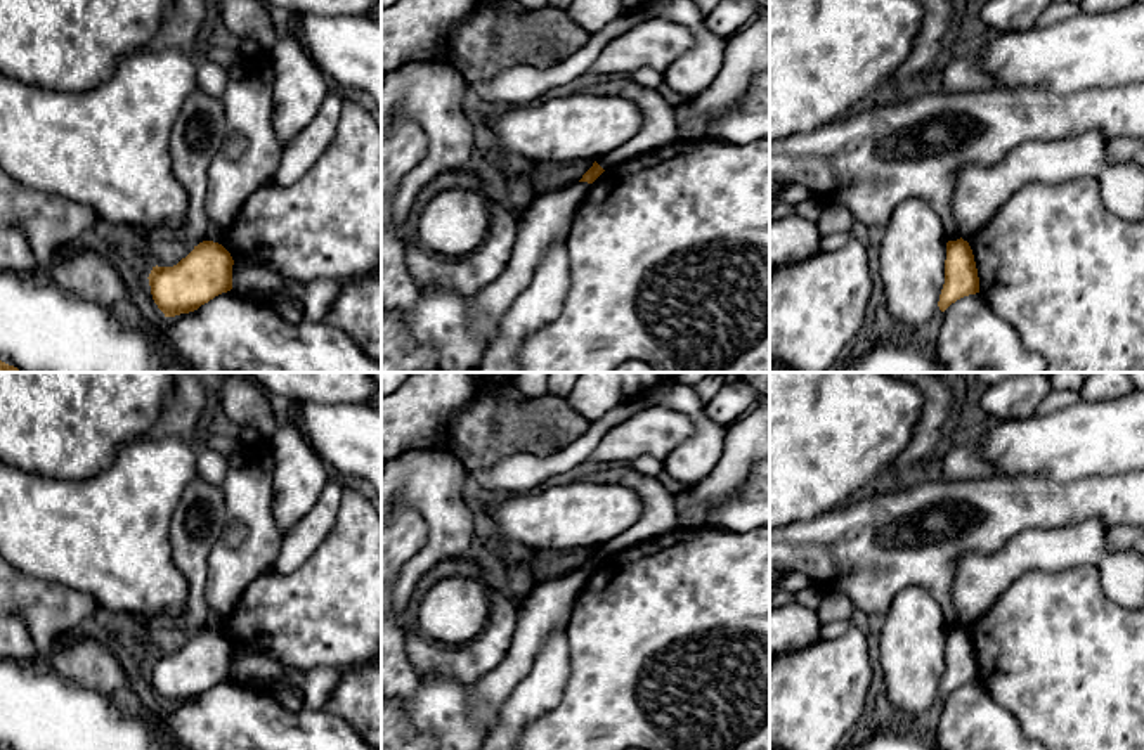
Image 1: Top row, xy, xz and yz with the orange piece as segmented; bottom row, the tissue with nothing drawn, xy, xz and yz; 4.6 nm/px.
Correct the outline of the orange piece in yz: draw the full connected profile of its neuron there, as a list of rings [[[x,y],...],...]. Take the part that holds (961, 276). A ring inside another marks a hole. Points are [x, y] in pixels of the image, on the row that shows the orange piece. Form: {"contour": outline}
{"contour": [[[962,237],[948,241],[939,310],[945,312],[957,300],[976,293],[979,293],[979,277],[969,242]]]}

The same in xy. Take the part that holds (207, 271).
{"contour": [[[203,241],[173,267],[153,267],[151,294],[165,317],[198,310],[232,289],[231,253],[218,242]]]}

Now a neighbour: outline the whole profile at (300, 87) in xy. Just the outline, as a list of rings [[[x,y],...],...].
[[[279,36],[269,54],[274,66],[272,128],[284,149],[315,118],[333,83],[300,36]]]

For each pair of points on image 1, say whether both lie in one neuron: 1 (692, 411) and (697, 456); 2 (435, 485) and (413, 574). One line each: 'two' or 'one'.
1: one
2: one

